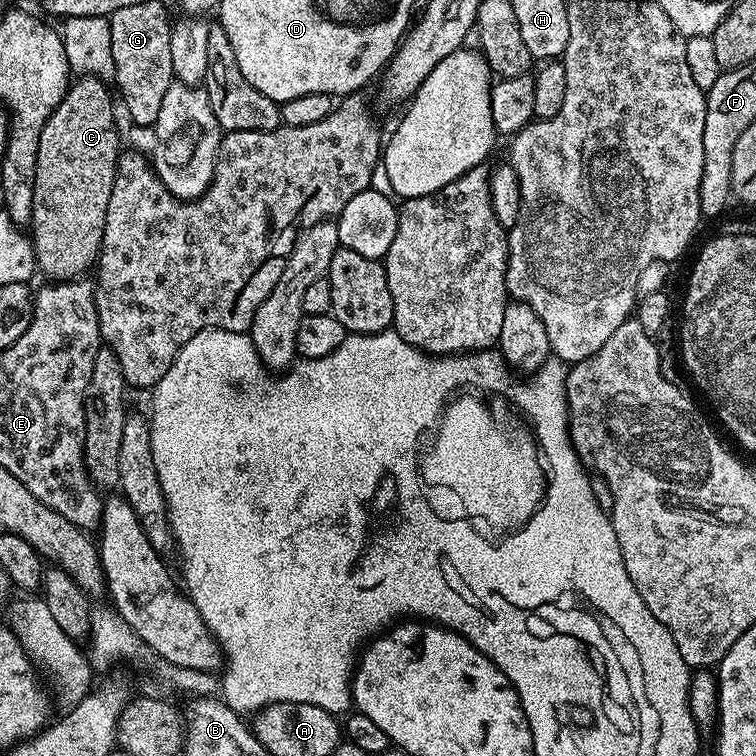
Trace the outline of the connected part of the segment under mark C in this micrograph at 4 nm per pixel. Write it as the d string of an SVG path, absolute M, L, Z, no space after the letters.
M81 75L73 79L68 85L68 92L58 102L58 106L50 114L46 126L42 126L42 138L38 138L38 162L34 170L34 206L32 207L32 223L30 225L30 239L32 241L32 252L36 256L36 266L39 275L49 276L47 279L52 282L67 282L83 277L88 267L93 267L100 255L100 243L104 233L104 223L106 222L106 210L110 206L110 194L114 190L116 181L116 166L120 163L122 147L120 148L120 132L116 129L116 112L112 109L113 93L108 93L109 85L103 79L94 76Z

